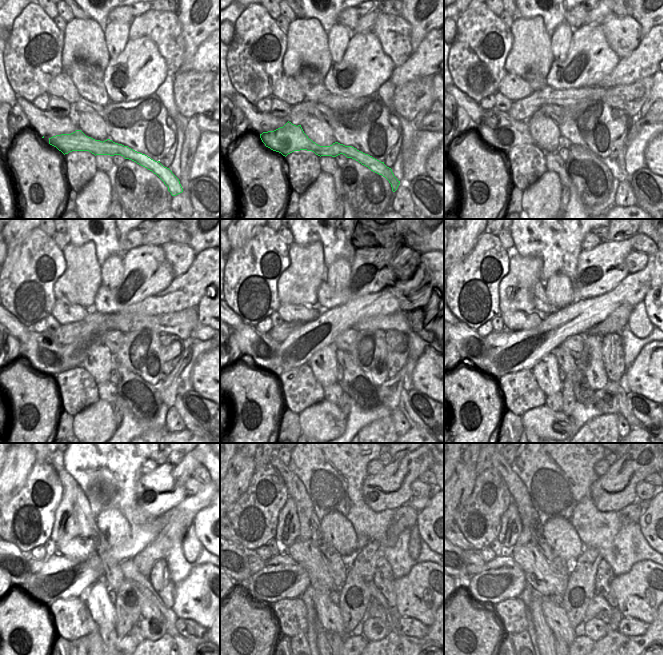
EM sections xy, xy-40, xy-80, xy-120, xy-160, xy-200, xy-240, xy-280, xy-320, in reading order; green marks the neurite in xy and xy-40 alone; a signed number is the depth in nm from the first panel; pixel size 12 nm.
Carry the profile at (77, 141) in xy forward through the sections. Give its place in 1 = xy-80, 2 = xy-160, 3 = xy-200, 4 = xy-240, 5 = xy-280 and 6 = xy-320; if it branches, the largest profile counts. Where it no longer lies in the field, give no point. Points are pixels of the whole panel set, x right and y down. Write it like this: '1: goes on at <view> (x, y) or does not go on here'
1: goes on at xy-80 (497, 129)
2: goes on at xy-160 (258, 347)
3: goes on at xy-200 (469, 344)
4: goes on at xy-240 (16, 563)
5: goes on at xy-280 (240, 573)
6: goes on at xy-320 (464, 577)

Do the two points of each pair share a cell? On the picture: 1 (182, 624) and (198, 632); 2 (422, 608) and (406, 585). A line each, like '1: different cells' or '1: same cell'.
1: same cell
2: same cell

